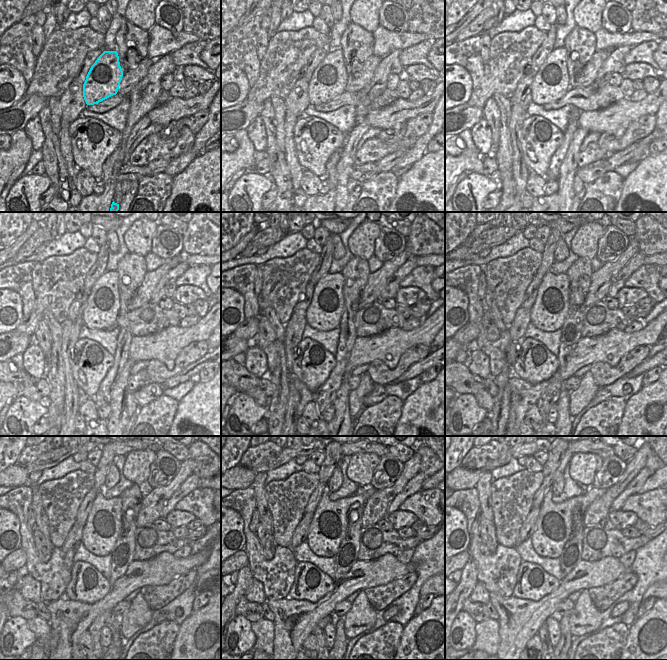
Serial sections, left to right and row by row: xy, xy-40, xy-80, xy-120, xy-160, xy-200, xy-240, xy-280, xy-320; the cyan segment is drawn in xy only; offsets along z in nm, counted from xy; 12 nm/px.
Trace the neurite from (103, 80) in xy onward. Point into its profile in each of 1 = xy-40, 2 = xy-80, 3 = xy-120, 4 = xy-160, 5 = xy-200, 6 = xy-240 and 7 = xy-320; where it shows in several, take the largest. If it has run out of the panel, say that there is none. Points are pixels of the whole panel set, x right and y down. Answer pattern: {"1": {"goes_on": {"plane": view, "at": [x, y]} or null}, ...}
{"1": {"goes_on": {"plane": "xy-40", "at": [328, 81]}}, "2": {"goes_on": {"plane": "xy-80", "at": [551, 82]}}, "3": {"goes_on": {"plane": "xy-120", "at": [103, 304]}}, "4": {"goes_on": {"plane": "xy-160", "at": [324, 313]}}, "5": {"goes_on": {"plane": "xy-200", "at": [550, 308]}}, "6": {"goes_on": {"plane": "xy-240", "at": [101, 531]}}, "7": {"goes_on": {"plane": "xy-320", "at": [553, 527]}}}

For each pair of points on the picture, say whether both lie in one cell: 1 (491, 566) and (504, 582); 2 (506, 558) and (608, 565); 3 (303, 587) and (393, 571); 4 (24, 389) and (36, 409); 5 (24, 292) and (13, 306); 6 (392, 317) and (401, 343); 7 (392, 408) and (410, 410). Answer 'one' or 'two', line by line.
1: one
2: two
3: two
4: two
5: two
6: two
7: two

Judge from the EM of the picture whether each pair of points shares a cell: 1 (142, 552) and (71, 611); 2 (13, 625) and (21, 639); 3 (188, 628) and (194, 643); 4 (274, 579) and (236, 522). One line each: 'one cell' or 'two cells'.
1: two cells
2: one cell
3: one cell
4: two cells

